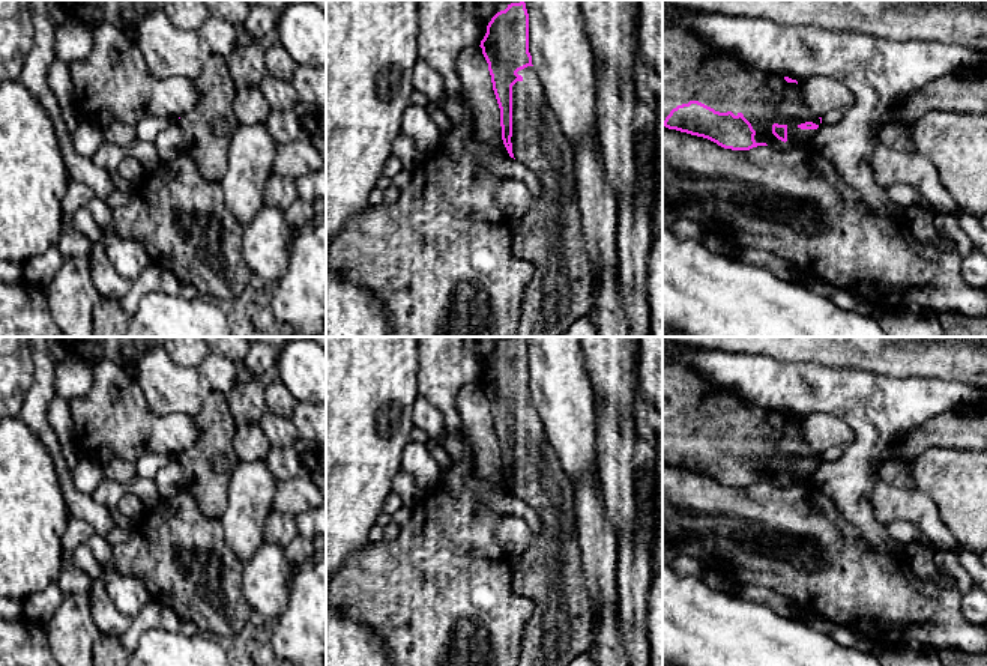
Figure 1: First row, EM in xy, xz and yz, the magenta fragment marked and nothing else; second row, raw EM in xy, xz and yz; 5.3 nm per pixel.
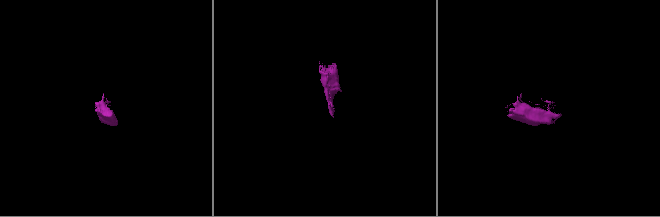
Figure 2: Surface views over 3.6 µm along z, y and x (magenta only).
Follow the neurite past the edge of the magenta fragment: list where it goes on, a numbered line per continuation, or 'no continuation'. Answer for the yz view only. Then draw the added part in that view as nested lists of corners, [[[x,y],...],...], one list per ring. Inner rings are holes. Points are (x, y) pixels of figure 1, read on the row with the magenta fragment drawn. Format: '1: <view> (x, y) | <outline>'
1: yz (691, 71) | [[[667,26],[663,29],[663,122],[673,108],[690,101],[720,113],[742,113],[756,131],[756,143],[766,143],[777,150],[810,149],[810,141],[822,126],[820,119],[804,105],[796,83],[754,68],[730,51],[706,45],[685,27]],[[774,123],[787,126],[786,143],[772,134]]]

